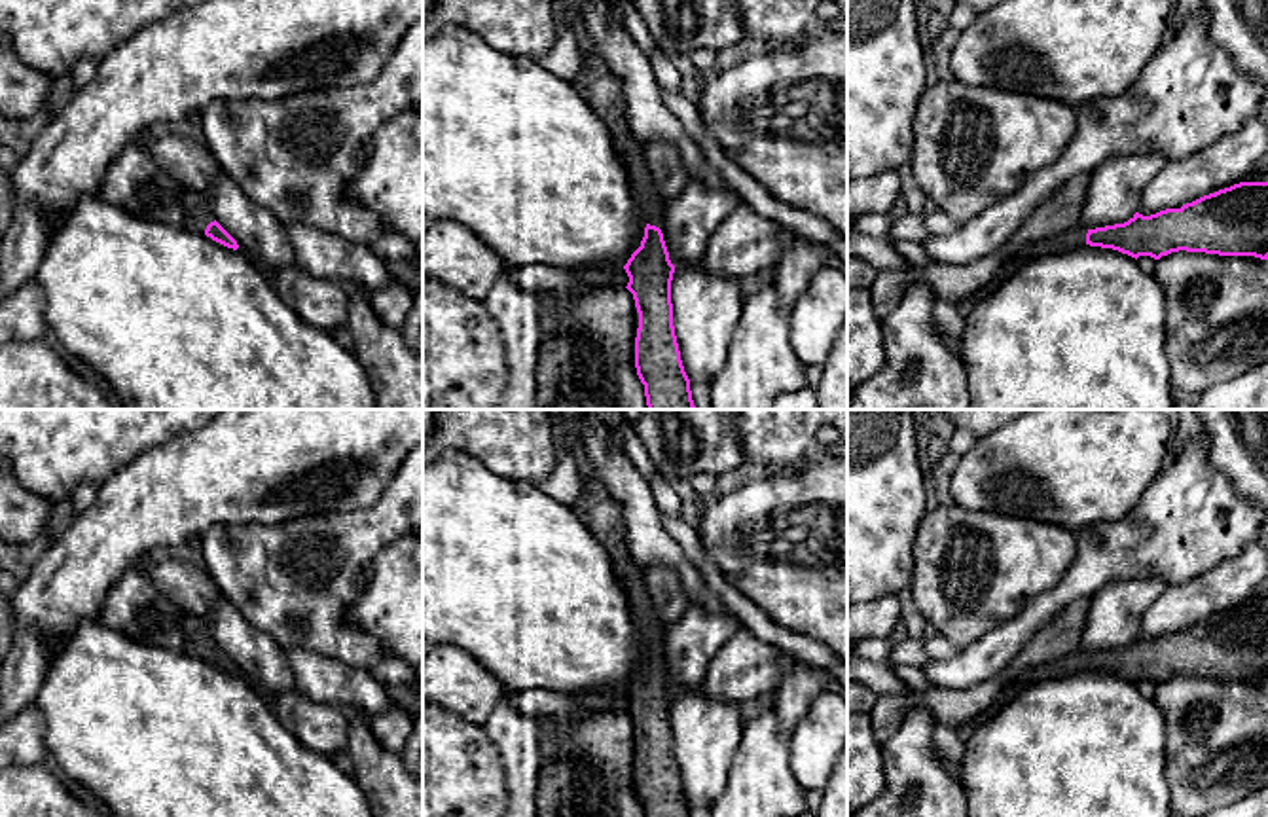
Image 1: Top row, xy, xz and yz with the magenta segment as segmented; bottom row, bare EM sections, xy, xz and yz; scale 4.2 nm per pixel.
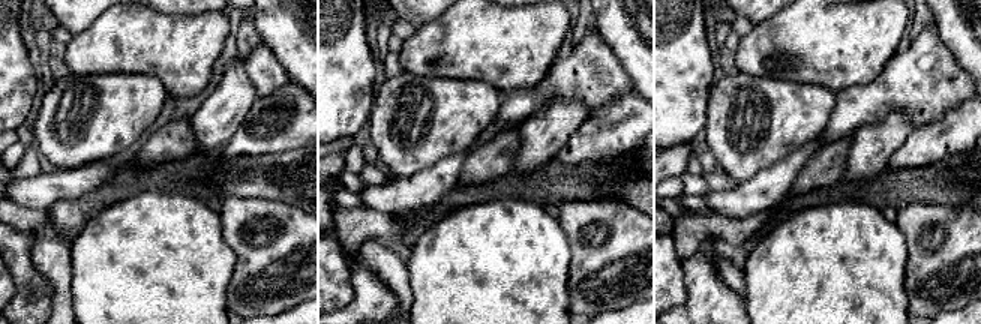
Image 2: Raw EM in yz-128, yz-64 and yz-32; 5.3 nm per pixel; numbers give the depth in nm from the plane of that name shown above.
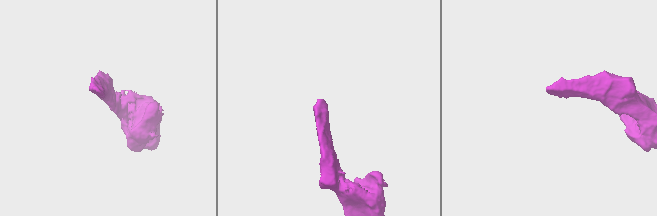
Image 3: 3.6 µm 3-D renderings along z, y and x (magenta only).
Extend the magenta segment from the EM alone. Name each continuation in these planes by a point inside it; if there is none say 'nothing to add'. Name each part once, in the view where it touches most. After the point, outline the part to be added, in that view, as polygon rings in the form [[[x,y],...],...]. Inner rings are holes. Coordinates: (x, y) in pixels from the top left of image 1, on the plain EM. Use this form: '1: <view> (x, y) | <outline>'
1: xy (198, 641) | [[[188,622],[186,654],[205,660],[207,650],[214,645],[205,624]]]

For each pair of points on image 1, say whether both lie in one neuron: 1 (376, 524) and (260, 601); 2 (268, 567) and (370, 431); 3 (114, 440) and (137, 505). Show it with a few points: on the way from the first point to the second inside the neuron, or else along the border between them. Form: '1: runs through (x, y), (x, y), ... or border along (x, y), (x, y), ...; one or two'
1: runs through (347, 543), (296, 580), (289, 580); one
2: border along (349, 510), (311, 512), (262, 526); two
3: border along (162, 444), (133, 457), (101, 486); two

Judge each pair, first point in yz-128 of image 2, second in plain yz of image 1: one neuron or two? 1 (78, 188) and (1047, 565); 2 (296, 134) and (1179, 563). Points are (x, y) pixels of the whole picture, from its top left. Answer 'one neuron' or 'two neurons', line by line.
1: two neurons
2: two neurons

